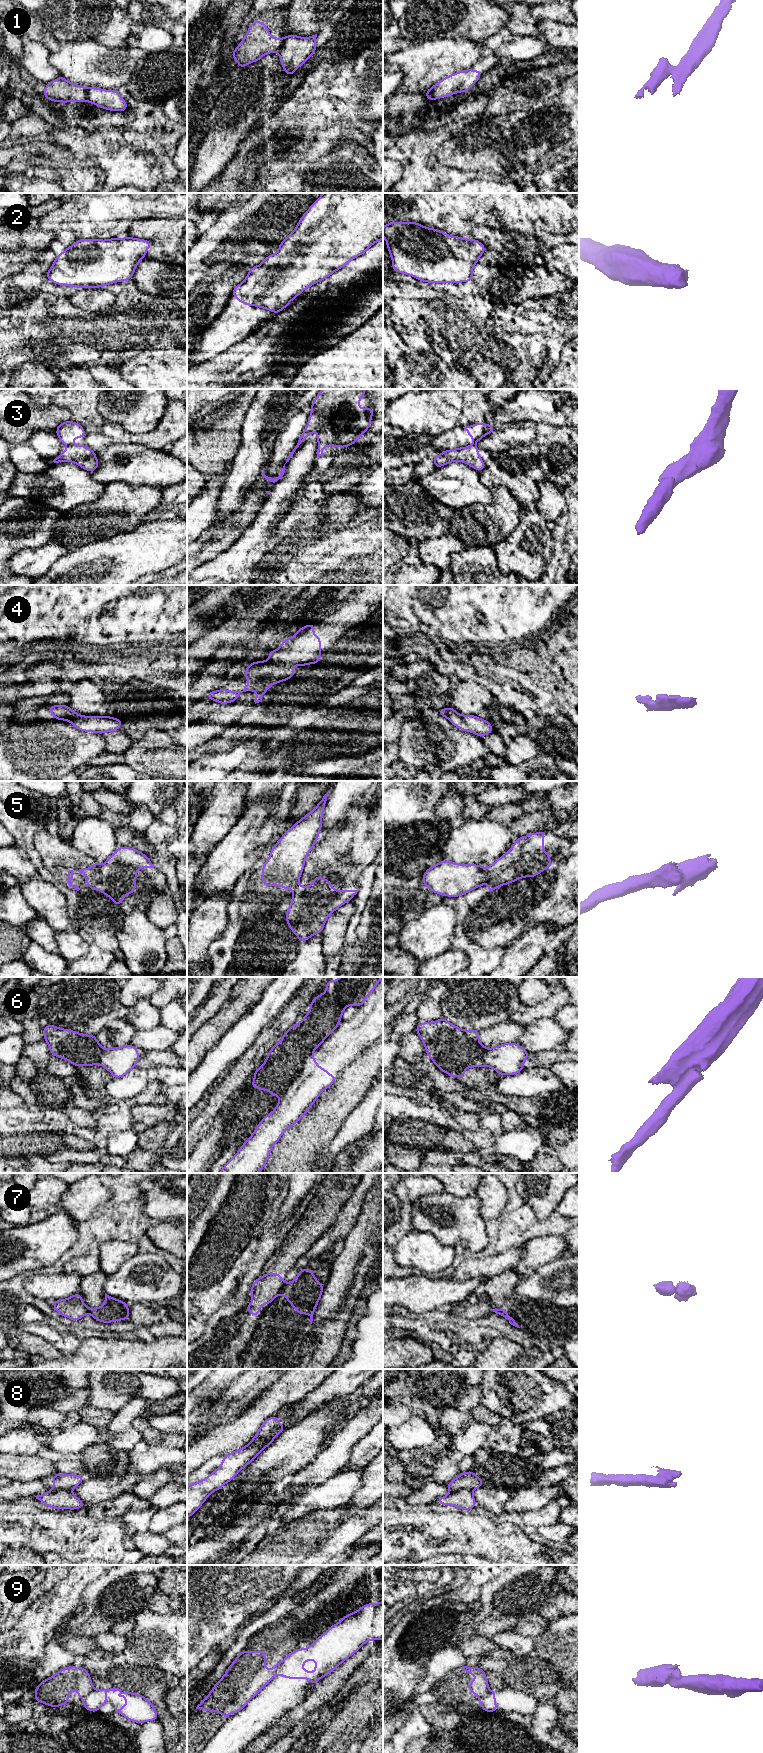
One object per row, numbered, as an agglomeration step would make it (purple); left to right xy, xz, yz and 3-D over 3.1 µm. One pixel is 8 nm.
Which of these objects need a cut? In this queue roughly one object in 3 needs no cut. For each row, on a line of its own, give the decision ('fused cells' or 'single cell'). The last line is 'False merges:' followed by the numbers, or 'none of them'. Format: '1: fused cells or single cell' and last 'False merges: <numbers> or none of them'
1: fused cells
2: single cell
3: fused cells
4: single cell
5: fused cells
6: fused cells
7: fused cells
8: fused cells
9: fused cells
False merges: 1, 3, 5, 6, 7, 8, 9

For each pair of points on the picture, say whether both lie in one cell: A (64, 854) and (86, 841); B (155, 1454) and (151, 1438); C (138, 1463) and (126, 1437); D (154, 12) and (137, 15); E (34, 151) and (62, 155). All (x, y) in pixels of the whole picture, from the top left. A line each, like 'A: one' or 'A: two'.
A: two
B: two
C: two
D: two
E: one

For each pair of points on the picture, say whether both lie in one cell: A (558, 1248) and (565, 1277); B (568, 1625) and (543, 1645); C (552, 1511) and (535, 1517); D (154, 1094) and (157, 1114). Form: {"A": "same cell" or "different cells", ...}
{"A": "different cells", "B": "same cell", "C": "same cell", "D": "different cells"}

